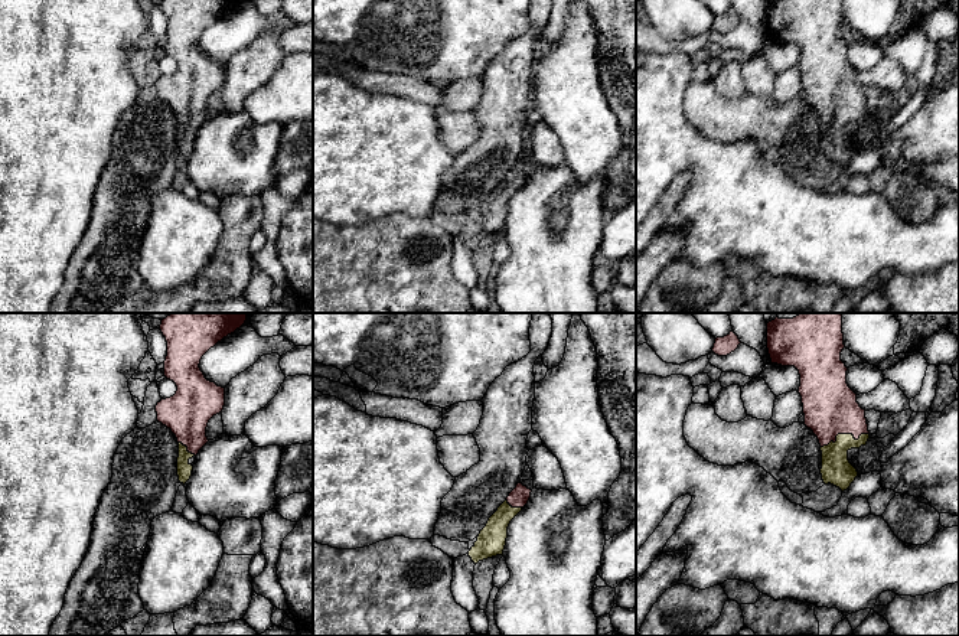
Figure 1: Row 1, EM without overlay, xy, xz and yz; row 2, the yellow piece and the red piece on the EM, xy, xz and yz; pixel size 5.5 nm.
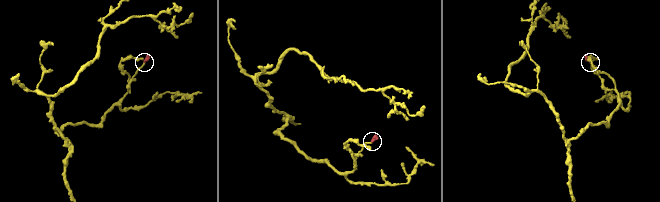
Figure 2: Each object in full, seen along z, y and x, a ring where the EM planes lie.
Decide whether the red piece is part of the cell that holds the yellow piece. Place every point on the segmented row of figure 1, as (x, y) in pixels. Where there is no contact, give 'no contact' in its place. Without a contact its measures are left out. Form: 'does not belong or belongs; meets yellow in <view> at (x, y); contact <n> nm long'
belongs; meets yellow in yz at (842, 434); contact 280 nm long

